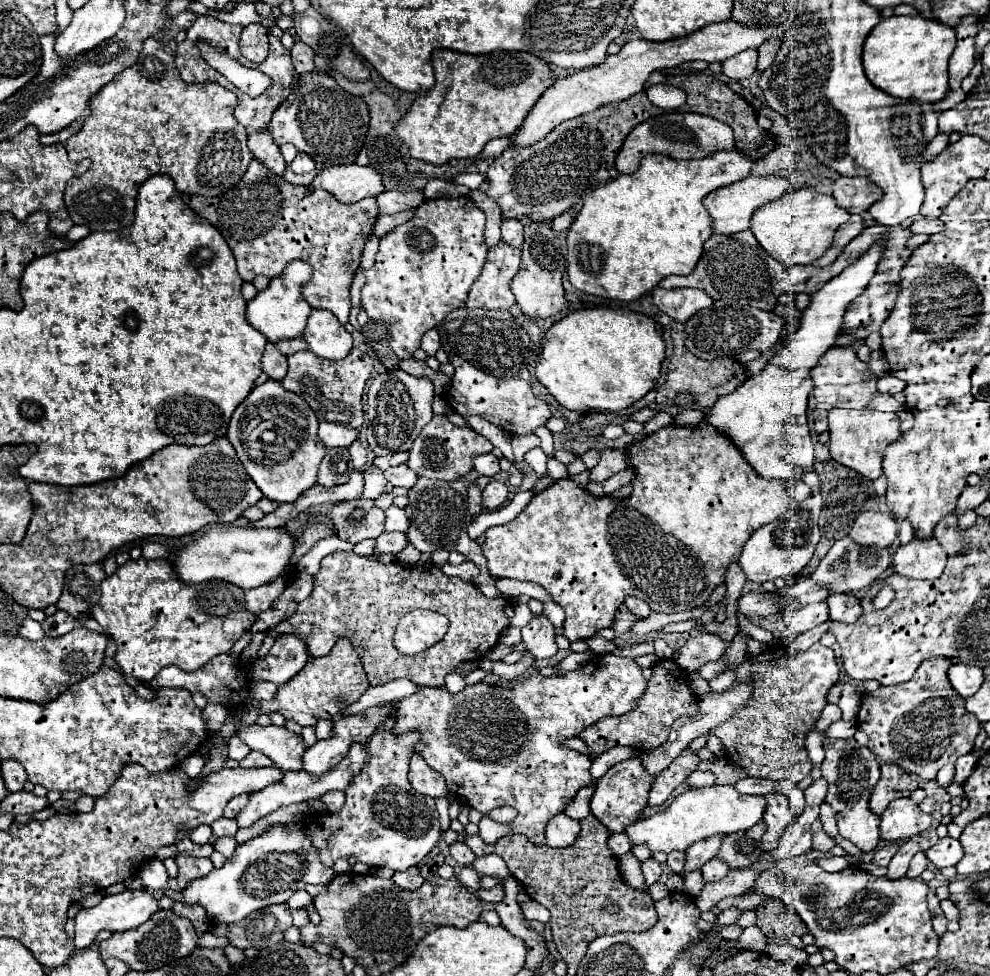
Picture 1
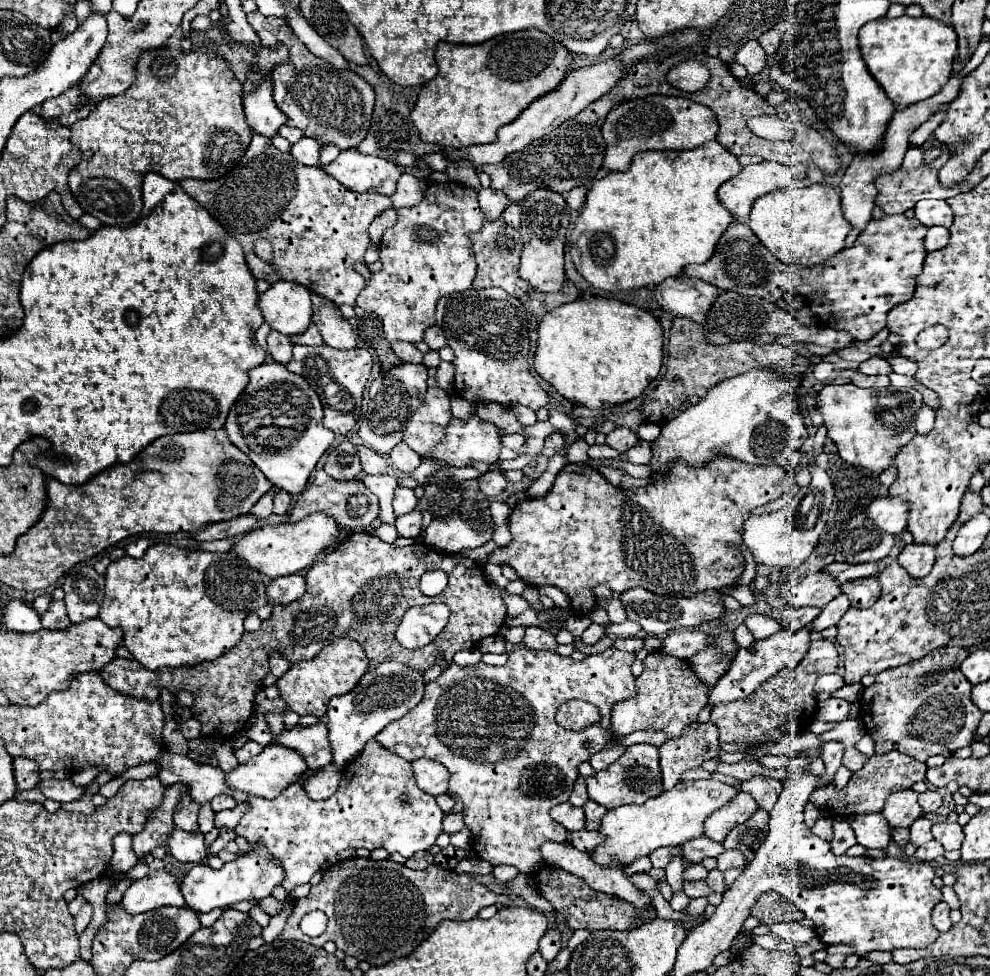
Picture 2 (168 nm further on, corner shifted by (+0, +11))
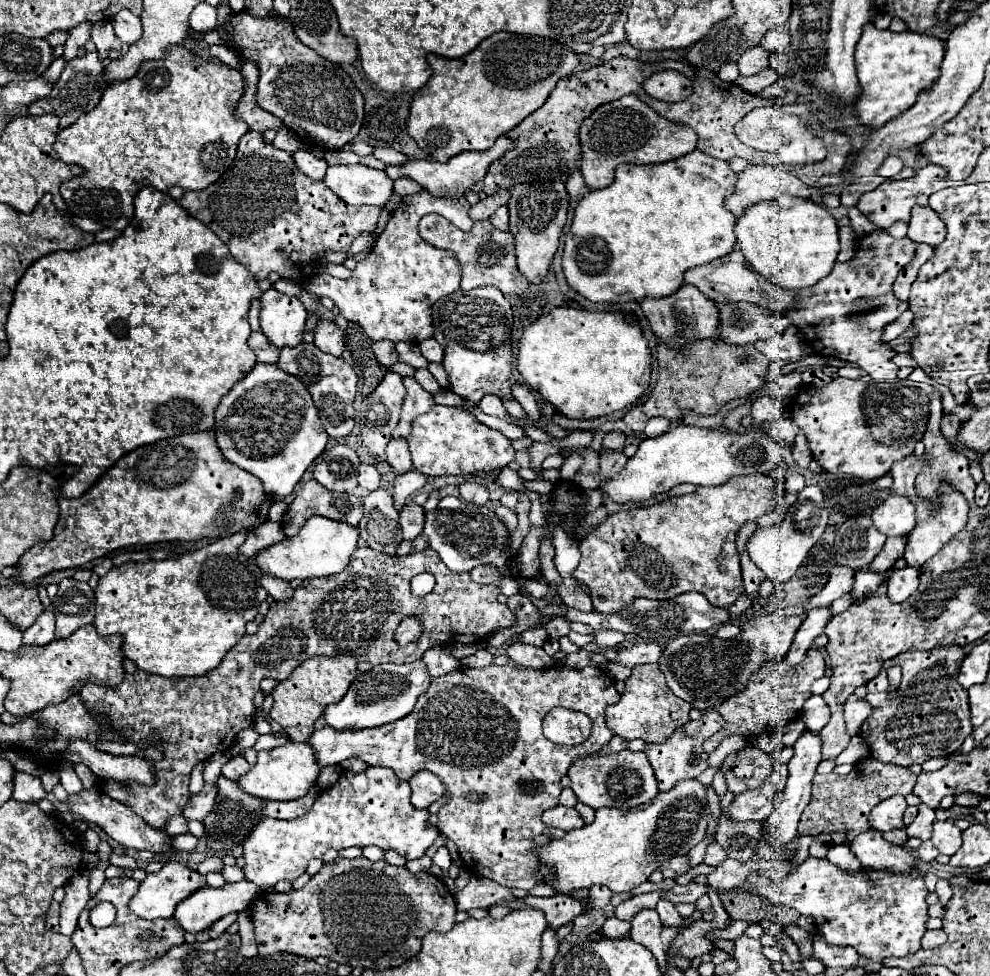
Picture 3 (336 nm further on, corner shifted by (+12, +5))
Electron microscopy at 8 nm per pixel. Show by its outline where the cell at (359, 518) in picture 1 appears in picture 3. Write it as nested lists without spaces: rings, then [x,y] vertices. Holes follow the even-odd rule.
[[[310,479],[302,483],[282,517],[286,537],[294,537],[310,515],[322,515],[334,521],[356,525],[362,519],[362,501],[350,493],[330,491]]]

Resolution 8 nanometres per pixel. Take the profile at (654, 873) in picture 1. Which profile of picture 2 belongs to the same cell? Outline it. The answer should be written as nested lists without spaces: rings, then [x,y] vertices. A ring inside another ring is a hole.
[[[660,847],[650,855],[650,861],[654,867],[666,867],[674,857],[682,857],[682,849],[678,847]]]

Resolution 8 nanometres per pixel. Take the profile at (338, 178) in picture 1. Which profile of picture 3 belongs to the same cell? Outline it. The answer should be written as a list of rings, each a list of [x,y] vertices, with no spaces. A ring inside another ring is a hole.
[[[330,165],[322,181],[350,205],[382,207],[392,195],[392,179],[368,165]]]

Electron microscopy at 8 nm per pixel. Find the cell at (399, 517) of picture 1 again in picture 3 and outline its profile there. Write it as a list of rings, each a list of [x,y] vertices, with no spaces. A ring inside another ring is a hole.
[[[408,471],[404,475],[398,475],[394,481],[394,505],[398,507],[398,511],[402,509],[404,501],[410,499],[418,489],[422,489],[426,485],[426,477],[422,473],[416,471]]]

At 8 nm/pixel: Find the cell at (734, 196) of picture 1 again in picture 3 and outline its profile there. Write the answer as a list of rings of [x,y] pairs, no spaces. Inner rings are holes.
[[[750,165],[738,175],[736,191],[724,199],[726,209],[740,217],[746,207],[764,201],[776,199],[778,195],[788,193],[796,197],[810,197],[810,189],[788,171],[776,165]]]

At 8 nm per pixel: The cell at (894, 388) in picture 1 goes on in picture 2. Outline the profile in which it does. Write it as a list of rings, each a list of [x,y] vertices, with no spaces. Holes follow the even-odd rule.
[[[872,357],[872,359],[864,361],[864,363],[860,363],[858,371],[866,373],[866,375],[888,375],[892,371],[892,367],[882,357]]]

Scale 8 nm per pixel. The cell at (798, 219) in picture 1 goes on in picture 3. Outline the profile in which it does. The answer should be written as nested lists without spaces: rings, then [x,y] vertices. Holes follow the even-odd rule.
[[[780,195],[778,199],[762,201],[750,209],[746,209],[742,213],[742,217],[736,221],[734,233],[736,233],[736,245],[742,249],[746,261],[760,275],[770,279],[780,289],[812,287],[814,283],[818,283],[822,277],[826,277],[832,271],[838,251],[840,251],[838,225],[836,225],[836,219],[832,217],[832,213],[824,205],[820,205],[812,199],[802,199],[802,197],[794,197],[794,195]]]

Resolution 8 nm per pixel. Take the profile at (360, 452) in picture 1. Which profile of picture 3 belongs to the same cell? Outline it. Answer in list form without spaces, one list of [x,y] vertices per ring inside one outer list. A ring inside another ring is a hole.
[[[360,463],[360,469],[358,469],[358,485],[368,489],[368,491],[374,491],[380,487],[380,473],[374,465],[370,463]]]

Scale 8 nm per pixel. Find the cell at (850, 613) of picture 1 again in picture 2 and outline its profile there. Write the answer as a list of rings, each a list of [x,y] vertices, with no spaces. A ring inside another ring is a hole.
[[[866,577],[866,579],[856,579],[856,581],[848,581],[842,585],[842,591],[848,595],[852,607],[864,609],[864,607],[872,607],[878,597],[880,597],[880,581],[878,577]]]

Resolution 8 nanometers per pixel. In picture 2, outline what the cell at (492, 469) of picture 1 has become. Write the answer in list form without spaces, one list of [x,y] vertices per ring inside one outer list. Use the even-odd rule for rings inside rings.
[[[472,415],[468,419],[456,419],[452,417],[448,427],[446,427],[446,435],[444,439],[434,445],[424,459],[434,461],[434,463],[446,463],[452,467],[468,467],[474,461],[484,461],[484,463],[494,463],[500,455],[502,449],[502,441],[500,441],[500,431],[494,423],[490,421],[482,421],[478,415]]]

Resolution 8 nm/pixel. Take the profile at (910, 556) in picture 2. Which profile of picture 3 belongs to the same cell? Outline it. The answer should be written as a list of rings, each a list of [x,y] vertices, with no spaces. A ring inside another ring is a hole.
[[[902,567],[892,569],[888,579],[888,597],[896,603],[902,603],[918,589],[918,569],[914,567]]]

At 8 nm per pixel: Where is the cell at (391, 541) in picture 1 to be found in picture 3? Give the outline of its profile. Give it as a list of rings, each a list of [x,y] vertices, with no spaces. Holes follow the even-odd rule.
[[[408,501],[404,505],[404,509],[400,511],[400,527],[402,527],[402,537],[412,541],[416,535],[420,535],[422,527],[424,527],[424,511],[420,505]]]

